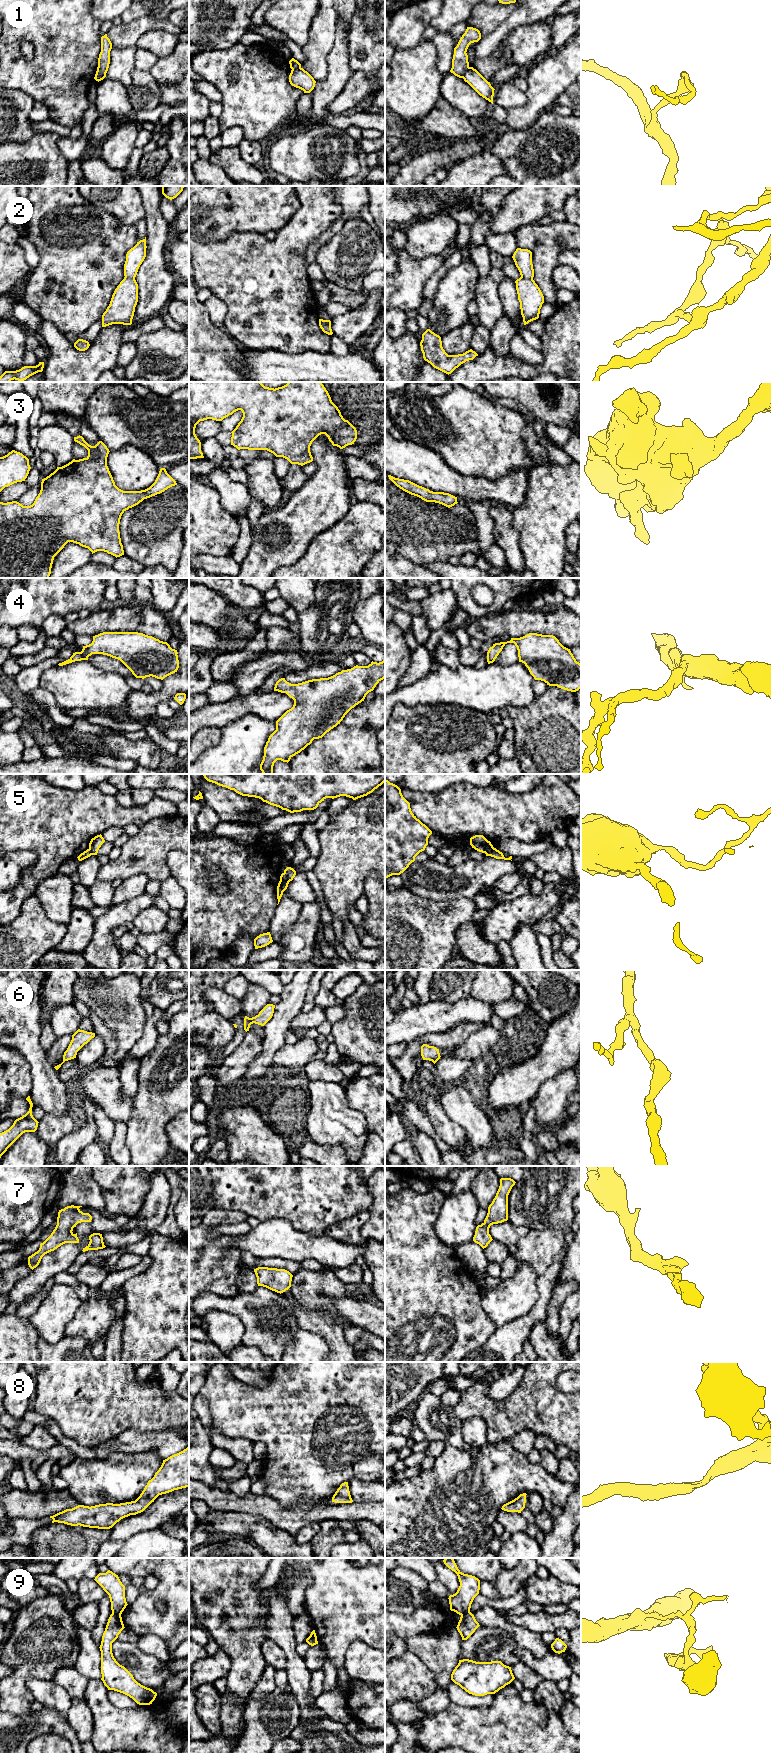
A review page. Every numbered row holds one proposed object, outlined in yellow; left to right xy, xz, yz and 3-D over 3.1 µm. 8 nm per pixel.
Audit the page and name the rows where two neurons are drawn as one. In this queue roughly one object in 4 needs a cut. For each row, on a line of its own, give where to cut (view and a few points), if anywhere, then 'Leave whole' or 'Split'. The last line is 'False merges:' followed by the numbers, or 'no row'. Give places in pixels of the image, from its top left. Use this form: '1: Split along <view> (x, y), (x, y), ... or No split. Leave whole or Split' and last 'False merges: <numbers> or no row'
1: Split along yz (469, 67), (461, 77). Split
2: Split along yz (521, 276), (532, 279). Split
3: No split. Leave whole
4: No split. Leave whole
5: Split along xz (283, 873), (289, 881). Split
6: No split. Leave whole
7: No split. Leave whole
8: No split. Leave whole
9: Split along xy (112, 1612), (120, 1615). Split
False merges: 1, 2, 5, 9

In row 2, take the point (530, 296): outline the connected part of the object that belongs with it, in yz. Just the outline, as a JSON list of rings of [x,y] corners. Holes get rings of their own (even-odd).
[[[520,277],[515,281],[524,325],[539,318],[544,296],[533,279]]]

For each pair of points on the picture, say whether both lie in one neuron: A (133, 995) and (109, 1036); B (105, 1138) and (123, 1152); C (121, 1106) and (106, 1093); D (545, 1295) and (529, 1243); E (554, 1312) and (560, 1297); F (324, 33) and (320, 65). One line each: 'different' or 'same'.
A: different
B: different
C: same
D: different
E: same
F: same

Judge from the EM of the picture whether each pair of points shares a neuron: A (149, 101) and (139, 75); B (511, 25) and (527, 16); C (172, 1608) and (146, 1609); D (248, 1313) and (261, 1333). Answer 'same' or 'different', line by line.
A: same
B: same
C: same
D: same

